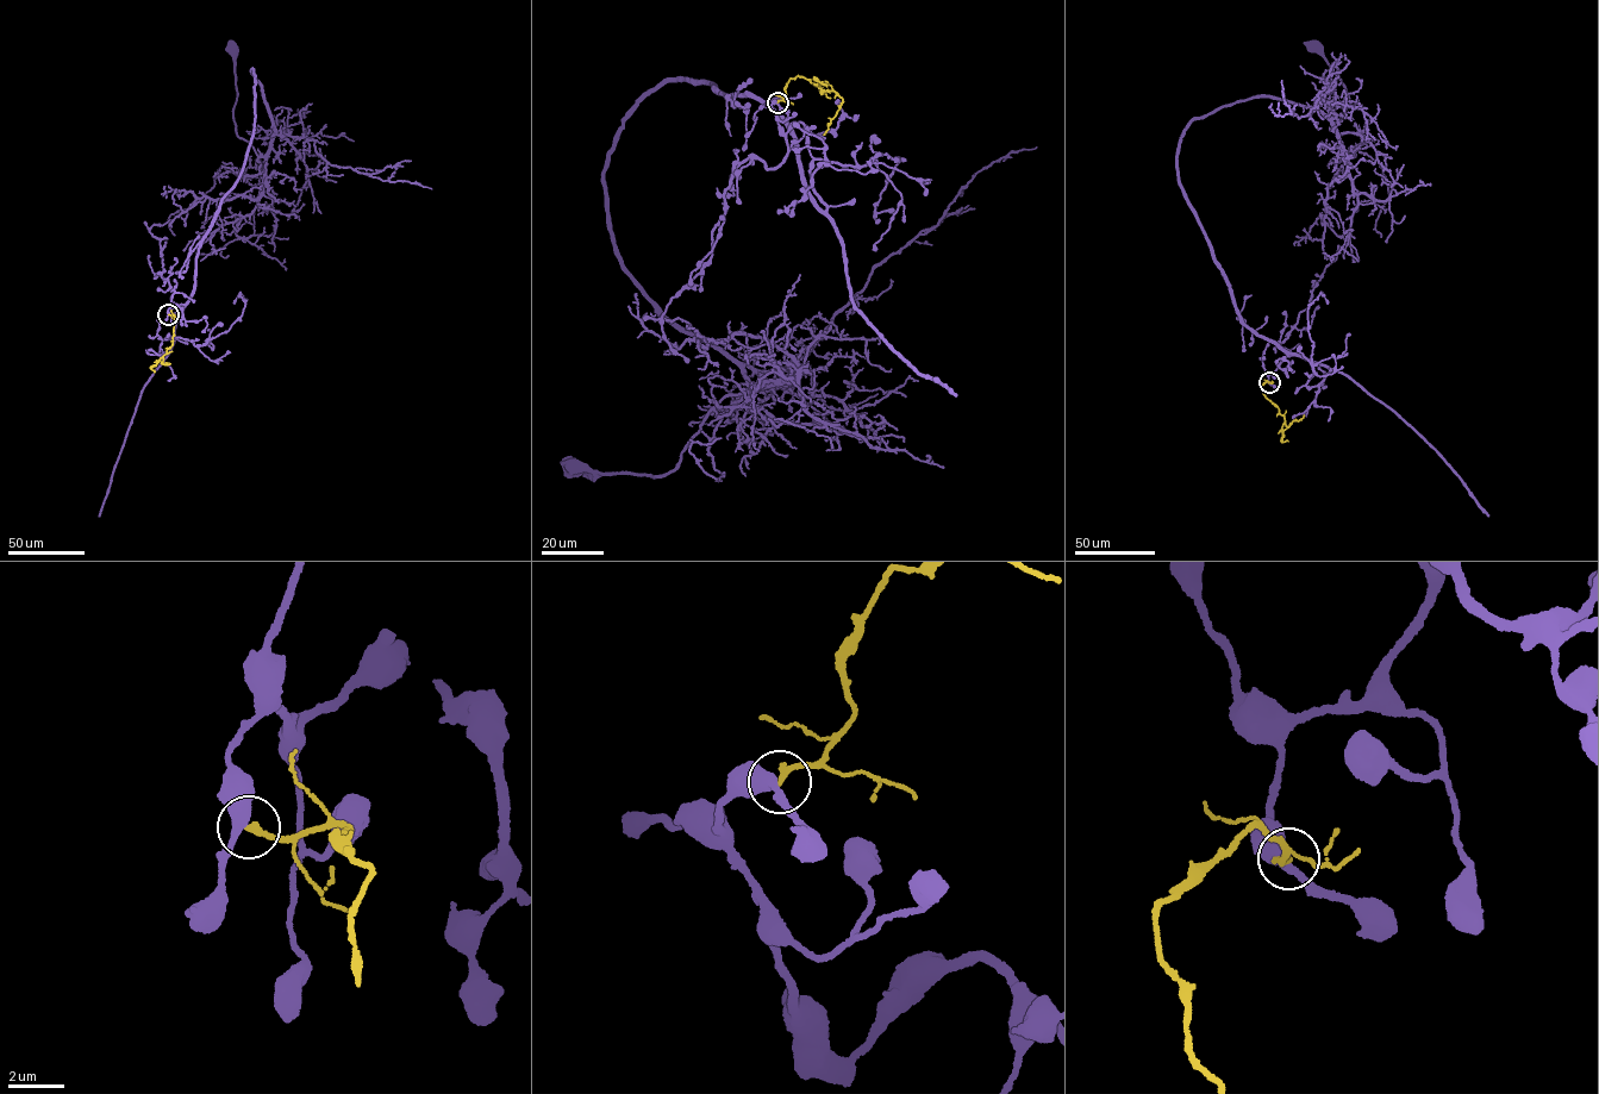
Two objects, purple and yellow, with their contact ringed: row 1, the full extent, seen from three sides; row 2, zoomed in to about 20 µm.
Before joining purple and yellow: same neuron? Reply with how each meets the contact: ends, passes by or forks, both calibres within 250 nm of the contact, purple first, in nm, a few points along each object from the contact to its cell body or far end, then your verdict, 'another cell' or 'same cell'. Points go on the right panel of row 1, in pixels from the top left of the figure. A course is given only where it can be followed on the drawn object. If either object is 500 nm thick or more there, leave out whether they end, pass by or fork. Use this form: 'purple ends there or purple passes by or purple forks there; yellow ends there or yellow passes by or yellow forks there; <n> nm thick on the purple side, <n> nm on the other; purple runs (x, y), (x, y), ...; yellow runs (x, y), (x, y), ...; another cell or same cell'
purple passes by; yellow ends there; 440 nm thick on the purple side, 240 nm on the other; purple runs (1269, 382), (1286, 352), (1242, 322), (1178, 144), (1194, 119), (1270, 95), (1335, 131), (1349, 95), (1312, 47); yellow runs (1269, 382), (1261, 386), (1263, 393), (1276, 406), (1286, 425), (1304, 416); another cell

